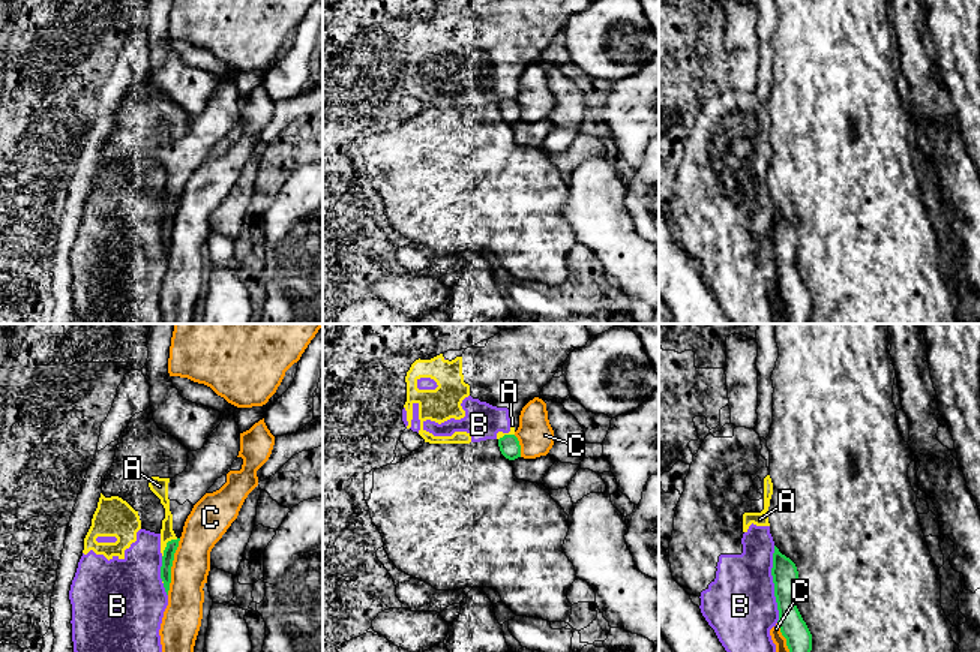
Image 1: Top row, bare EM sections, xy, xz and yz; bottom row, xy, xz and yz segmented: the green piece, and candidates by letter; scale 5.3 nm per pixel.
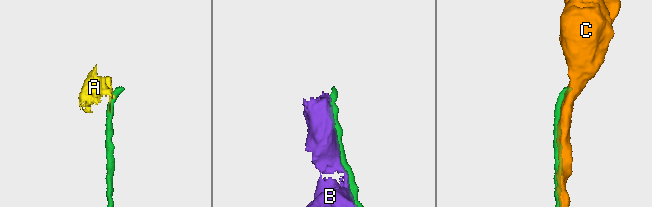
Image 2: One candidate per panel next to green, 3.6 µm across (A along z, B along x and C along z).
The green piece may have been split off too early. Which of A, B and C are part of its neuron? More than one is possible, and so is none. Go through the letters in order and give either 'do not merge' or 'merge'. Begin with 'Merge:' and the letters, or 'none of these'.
Merge: none of these
A: do not merge
B: do not merge
C: do not merge

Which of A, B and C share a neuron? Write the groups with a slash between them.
A B / C

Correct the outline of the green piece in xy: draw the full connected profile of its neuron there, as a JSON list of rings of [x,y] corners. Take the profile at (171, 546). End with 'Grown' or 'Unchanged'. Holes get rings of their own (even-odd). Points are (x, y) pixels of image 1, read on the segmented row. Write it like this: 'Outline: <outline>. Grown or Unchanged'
Outline: [[[180,538],[168,541],[167,547],[164,550],[164,556],[162,556],[161,579],[164,582],[164,588],[165,588],[167,595],[170,591],[171,567],[173,567],[173,561],[174,561],[174,553],[179,547],[179,541],[180,541]]]. Unchanged

